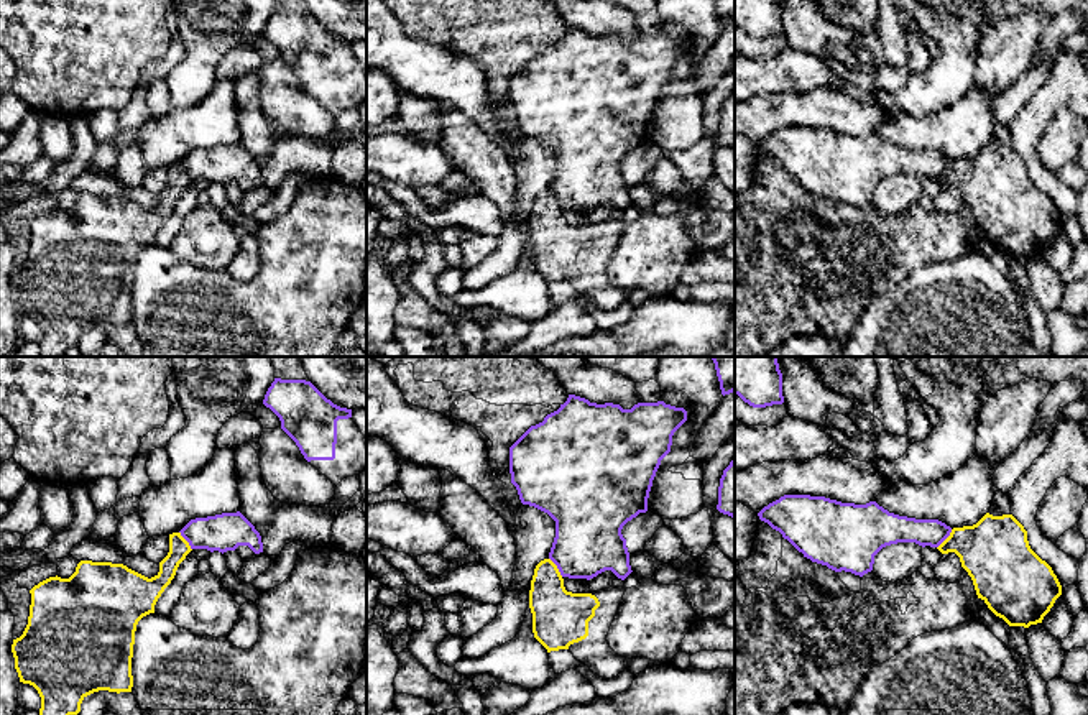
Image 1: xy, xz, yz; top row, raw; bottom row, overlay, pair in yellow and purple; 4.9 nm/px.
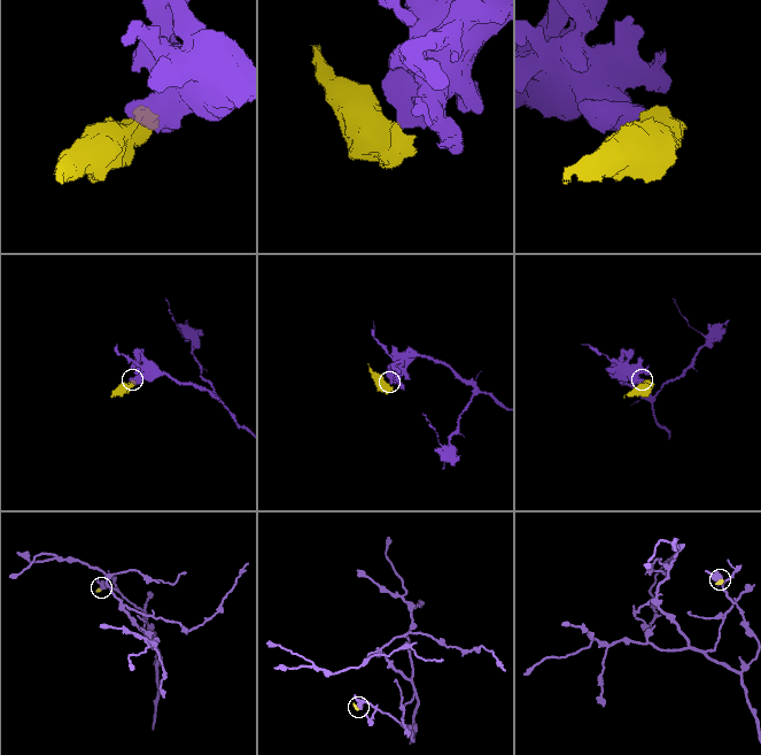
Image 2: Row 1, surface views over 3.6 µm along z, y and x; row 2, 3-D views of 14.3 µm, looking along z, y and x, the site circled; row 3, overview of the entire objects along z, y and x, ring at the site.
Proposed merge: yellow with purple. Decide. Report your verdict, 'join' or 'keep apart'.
keep apart

